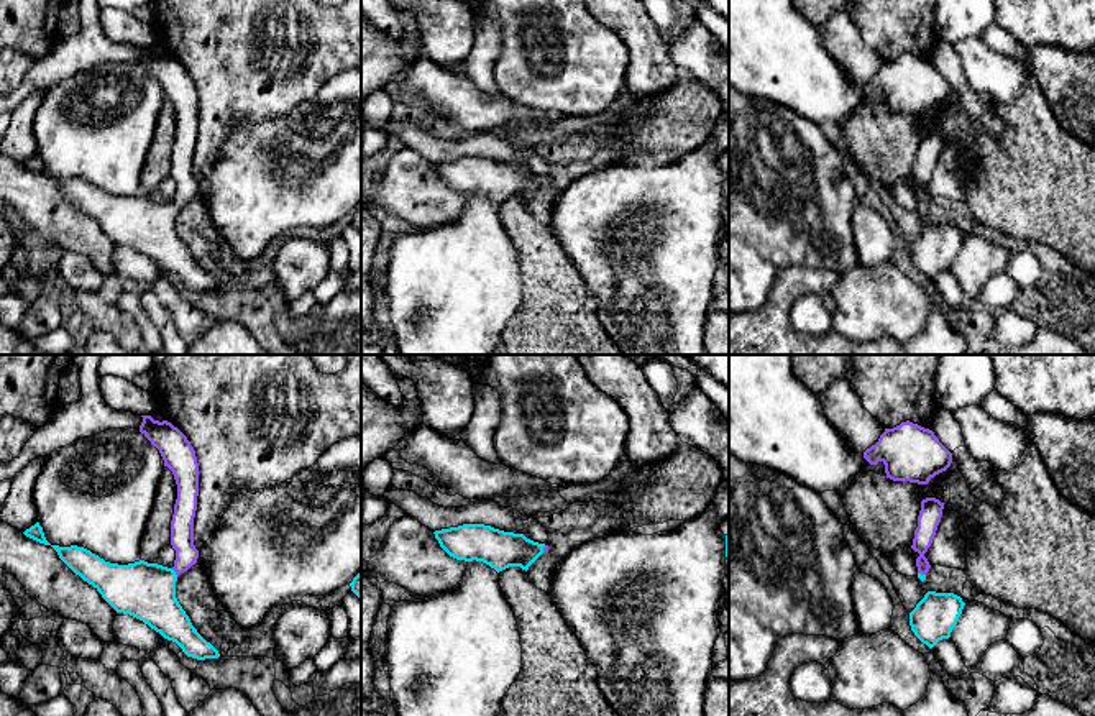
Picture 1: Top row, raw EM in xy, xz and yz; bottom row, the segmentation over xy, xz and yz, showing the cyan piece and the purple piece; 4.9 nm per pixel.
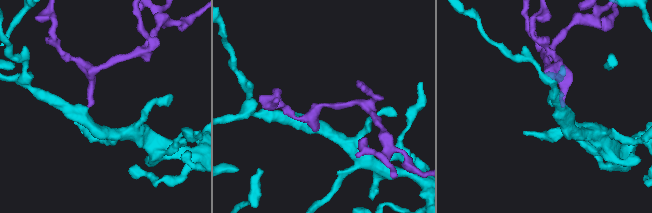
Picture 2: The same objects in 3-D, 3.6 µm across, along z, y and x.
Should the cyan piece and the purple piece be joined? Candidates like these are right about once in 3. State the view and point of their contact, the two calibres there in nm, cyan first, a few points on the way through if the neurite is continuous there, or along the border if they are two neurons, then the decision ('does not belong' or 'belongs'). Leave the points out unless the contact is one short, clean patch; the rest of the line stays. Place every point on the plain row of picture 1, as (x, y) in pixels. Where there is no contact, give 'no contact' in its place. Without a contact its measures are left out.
xy (174, 204) | 280/110 nm | across xy (146, 224), (174, 204), (183, 194), (183, 155) | belongs

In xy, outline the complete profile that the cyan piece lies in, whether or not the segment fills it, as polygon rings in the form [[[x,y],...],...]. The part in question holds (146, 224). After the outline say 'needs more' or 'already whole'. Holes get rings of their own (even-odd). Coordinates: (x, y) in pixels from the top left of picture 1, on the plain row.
[[[141,48],[140,64],[156,79],[177,117],[177,131],[171,153],[174,199],[167,200],[144,192],[110,195],[77,177],[51,177],[59,190],[84,213],[92,217],[117,243],[130,246],[164,271],[176,274],[187,289],[218,291],[218,282],[192,258],[176,230],[177,209],[197,195],[194,177],[194,149],[199,128],[199,95],[187,69],[167,53]]] | needs more

